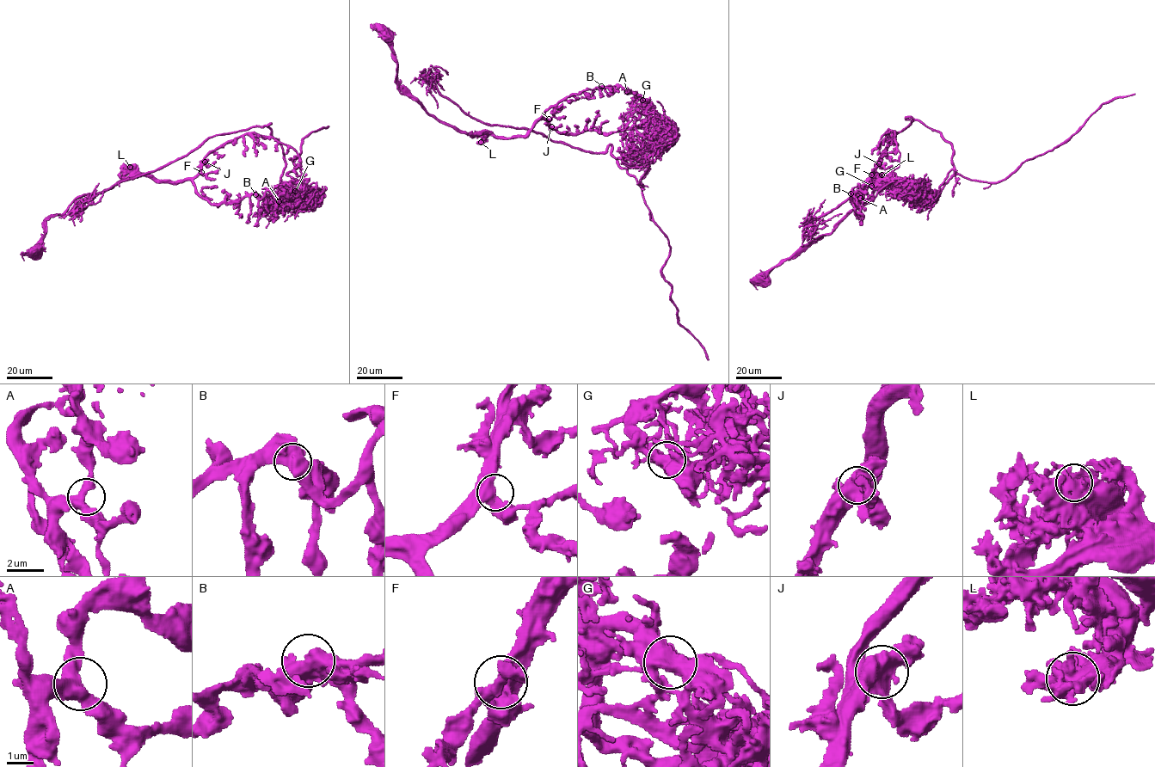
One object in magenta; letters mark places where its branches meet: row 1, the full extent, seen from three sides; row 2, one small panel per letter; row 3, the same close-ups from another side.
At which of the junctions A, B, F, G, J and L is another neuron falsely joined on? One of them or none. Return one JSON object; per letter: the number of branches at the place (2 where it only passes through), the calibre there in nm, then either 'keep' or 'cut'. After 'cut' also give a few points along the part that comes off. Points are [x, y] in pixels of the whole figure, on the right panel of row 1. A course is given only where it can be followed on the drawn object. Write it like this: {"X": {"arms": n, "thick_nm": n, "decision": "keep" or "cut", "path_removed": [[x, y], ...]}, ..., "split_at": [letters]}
{"A": {"arms": 3, "thick_nm": 480, "decision": "keep"}, "B": {"arms": 3, "thick_nm": 600, "decision": "keep"}, "F": {"arms": 3, "thick_nm": 440, "decision": "keep"}, "G": {"arms": 3, "thick_nm": 550, "decision": "cut", "path_removed": [[870, 185], [936, 192], [953, 167], [953, 147], [907, 116], [862, 188], [801, 223], [811, 209]]}, "J": {"arms": 3, "thick_nm": 600, "decision": "keep"}, "L": {"arms": 3, "thick_nm": 600, "decision": "keep"}, "split_at": ["G"]}

